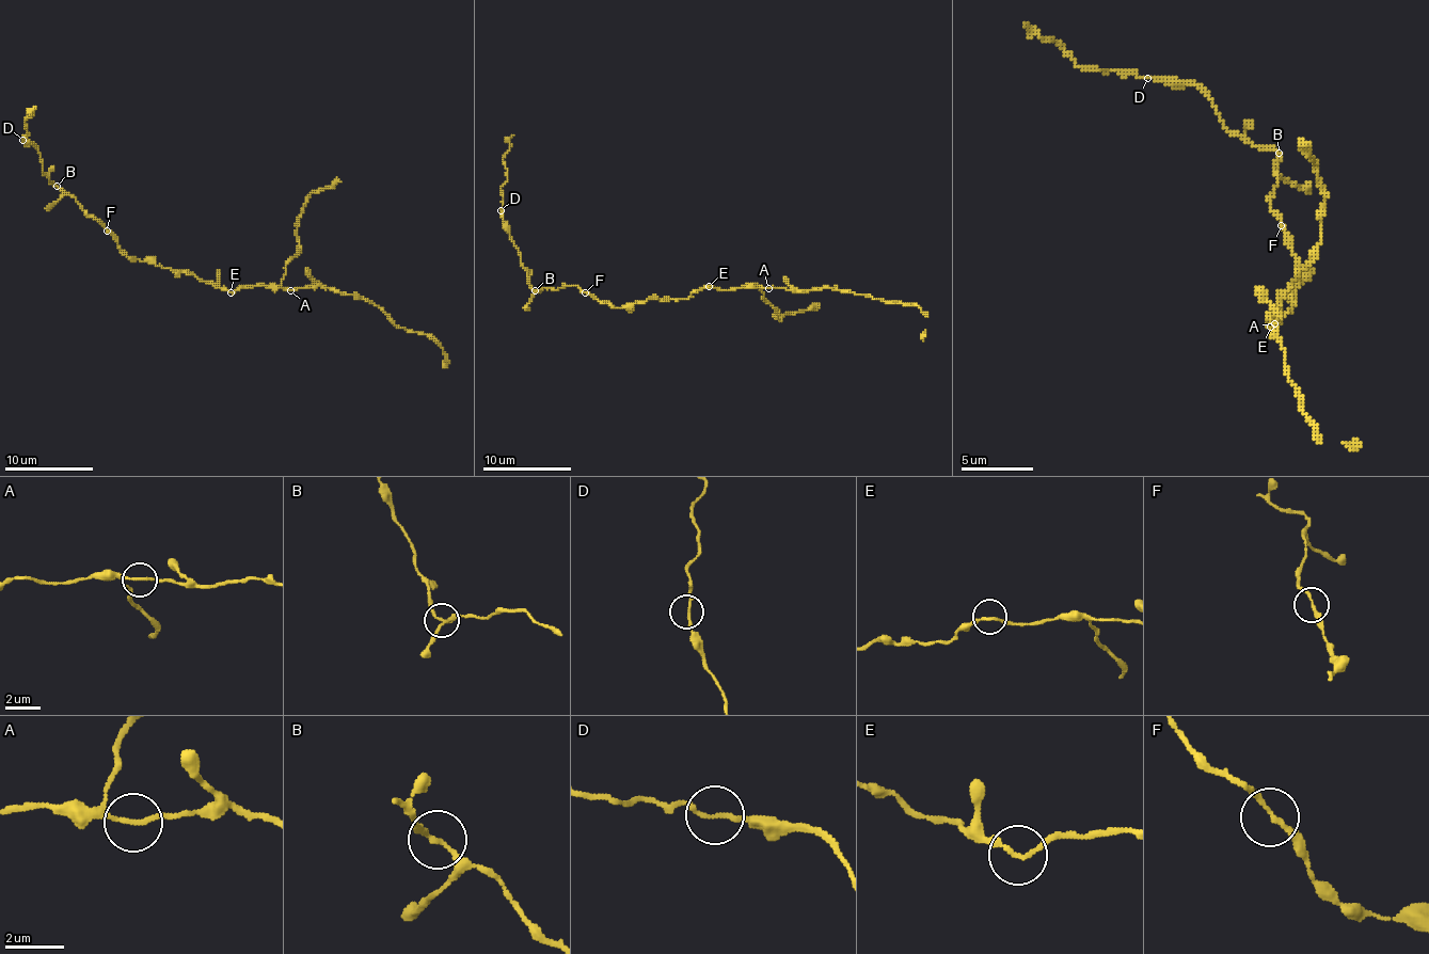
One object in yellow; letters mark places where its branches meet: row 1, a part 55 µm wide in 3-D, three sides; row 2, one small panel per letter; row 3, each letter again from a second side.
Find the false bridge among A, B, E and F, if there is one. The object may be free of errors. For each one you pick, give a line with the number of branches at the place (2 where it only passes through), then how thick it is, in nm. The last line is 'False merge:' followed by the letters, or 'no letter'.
False merge: no letter

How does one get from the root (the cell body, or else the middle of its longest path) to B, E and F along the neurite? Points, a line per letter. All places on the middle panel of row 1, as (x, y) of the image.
B: (647, 301), (612, 307), (575, 286), (534, 290)
E: (647, 301), (686, 299), (709, 286)
F: (647, 301), (612, 307), (585, 292)

